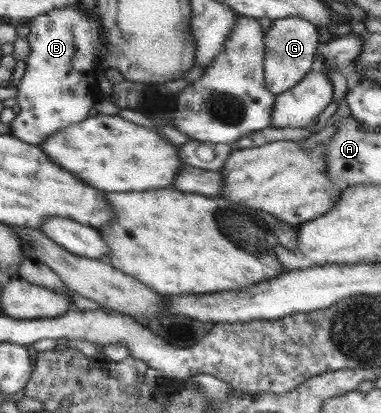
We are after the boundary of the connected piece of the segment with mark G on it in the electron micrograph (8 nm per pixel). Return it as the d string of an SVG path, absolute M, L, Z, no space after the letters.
M289 16L273 20L271 28L266 31L264 37L264 80L267 91L271 91L275 95L281 94L290 90L309 73L319 45L317 35L319 33L316 25L308 19Z

